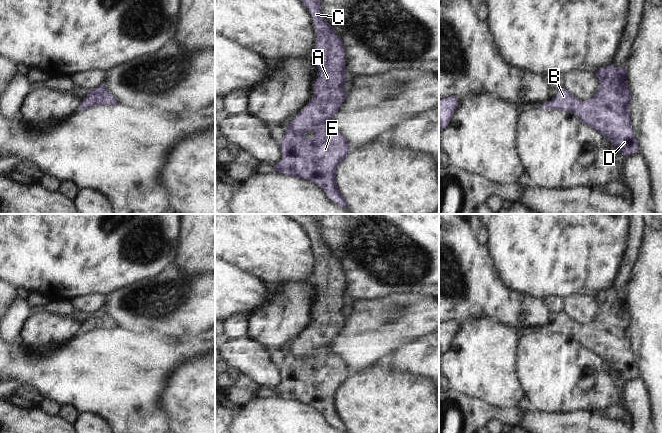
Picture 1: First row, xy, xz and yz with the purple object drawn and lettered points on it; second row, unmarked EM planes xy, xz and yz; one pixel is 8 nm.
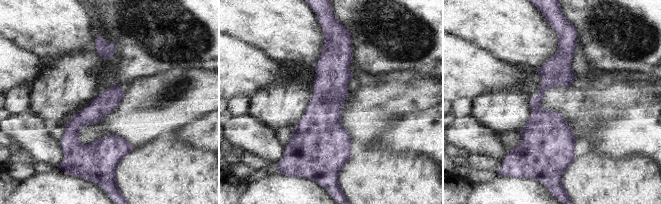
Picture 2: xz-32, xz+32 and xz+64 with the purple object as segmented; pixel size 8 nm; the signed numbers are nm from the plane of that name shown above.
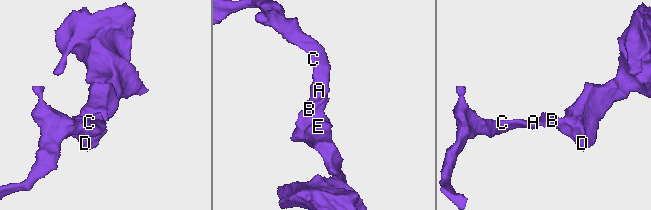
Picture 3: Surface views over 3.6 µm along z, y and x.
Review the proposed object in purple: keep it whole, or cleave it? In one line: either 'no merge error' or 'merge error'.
no merge error

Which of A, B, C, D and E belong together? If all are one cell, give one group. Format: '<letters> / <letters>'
A B C D E

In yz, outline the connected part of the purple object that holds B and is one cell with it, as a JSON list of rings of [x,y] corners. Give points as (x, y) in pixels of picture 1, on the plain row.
[[[610,288],[595,297],[600,305],[597,317],[587,325],[580,325],[565,312],[558,314],[555,322],[550,326],[539,329],[547,335],[568,335],[577,339],[579,344],[589,351],[600,356],[603,361],[608,362],[611,367],[625,380],[638,376],[638,367],[631,351],[629,327],[631,318],[627,307],[627,292],[615,291]]]

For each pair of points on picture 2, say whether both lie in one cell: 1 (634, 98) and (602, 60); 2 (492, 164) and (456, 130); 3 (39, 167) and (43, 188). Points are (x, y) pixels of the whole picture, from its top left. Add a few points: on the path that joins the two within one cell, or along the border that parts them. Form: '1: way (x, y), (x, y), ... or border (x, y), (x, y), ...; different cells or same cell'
1: border (616, 71), (618, 72); different cells
2: border (469, 153), (482, 153), (502, 159); different cells
3: border (55, 168), (51, 171), (34, 173); different cells

